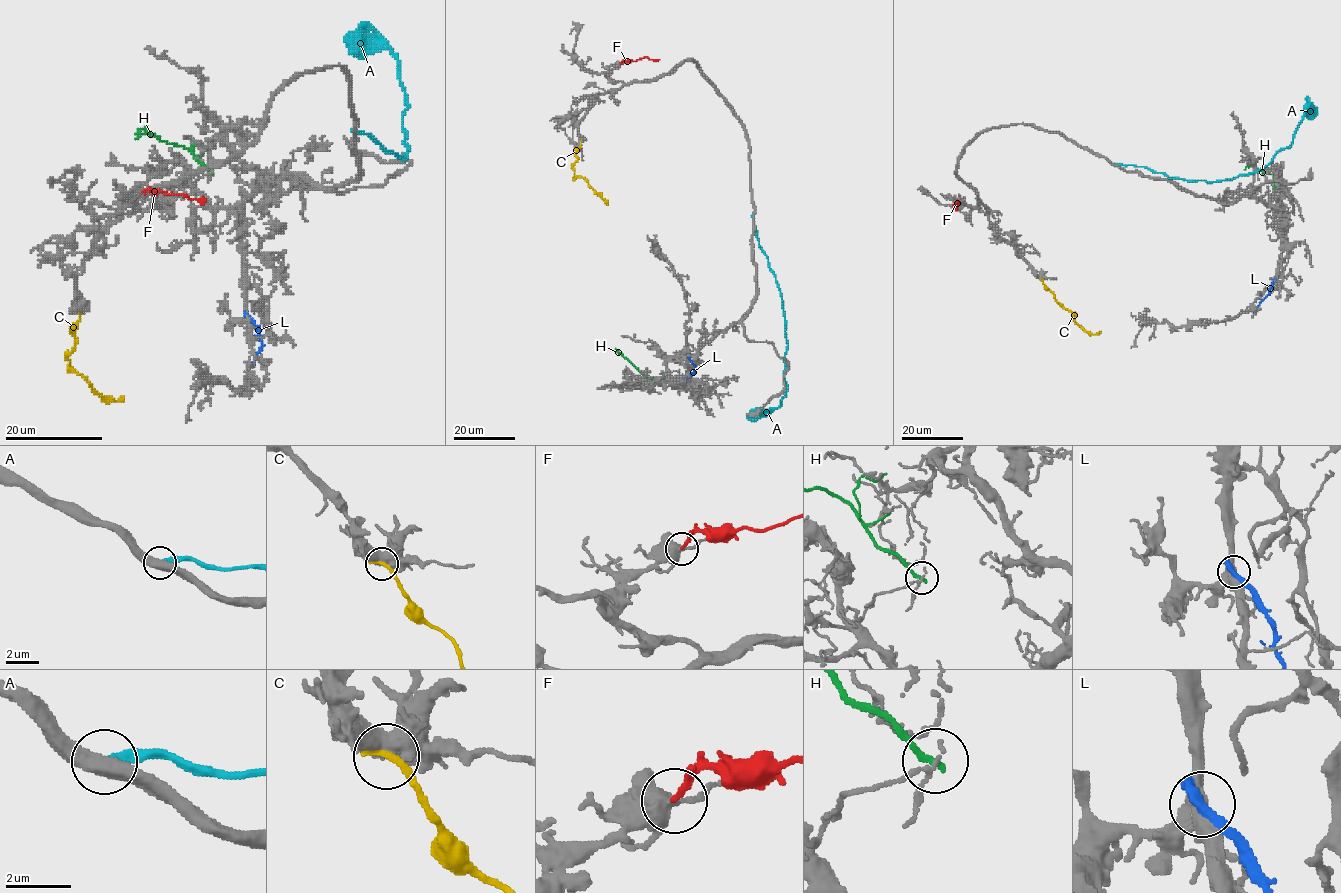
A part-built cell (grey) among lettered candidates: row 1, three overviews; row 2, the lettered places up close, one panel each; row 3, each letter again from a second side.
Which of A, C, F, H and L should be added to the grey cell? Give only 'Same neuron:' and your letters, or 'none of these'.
Same neuron: F

